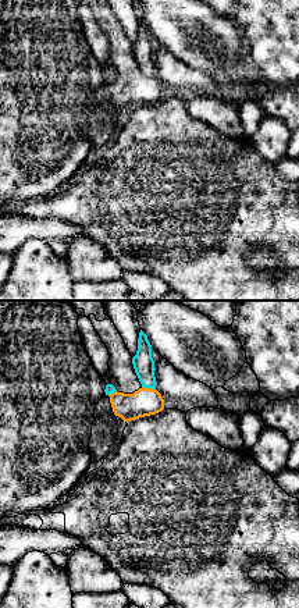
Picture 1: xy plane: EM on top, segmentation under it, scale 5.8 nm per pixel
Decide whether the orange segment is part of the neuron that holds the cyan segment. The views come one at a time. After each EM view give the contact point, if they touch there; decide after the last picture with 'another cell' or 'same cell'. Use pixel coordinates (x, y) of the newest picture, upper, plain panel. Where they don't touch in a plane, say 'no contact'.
meets cyan at (149, 75)

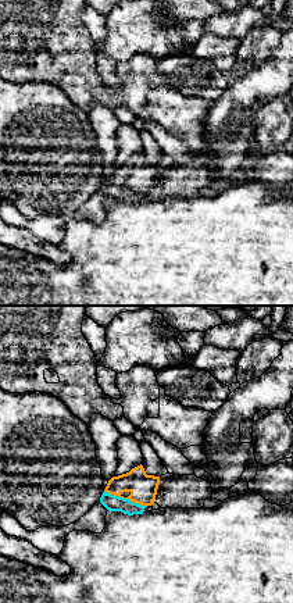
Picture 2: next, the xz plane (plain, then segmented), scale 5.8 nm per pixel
meets cyan at (125, 188)

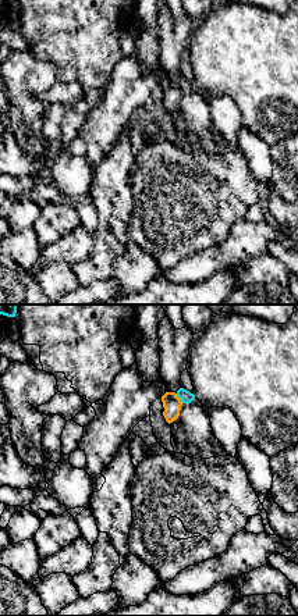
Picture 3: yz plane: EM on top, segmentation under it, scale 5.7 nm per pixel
meets cyan at (178, 85)

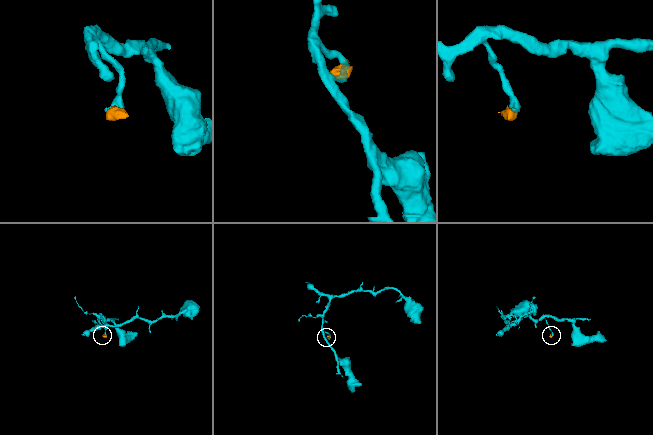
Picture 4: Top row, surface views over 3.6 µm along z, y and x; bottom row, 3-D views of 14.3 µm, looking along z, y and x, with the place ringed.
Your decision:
another cell

